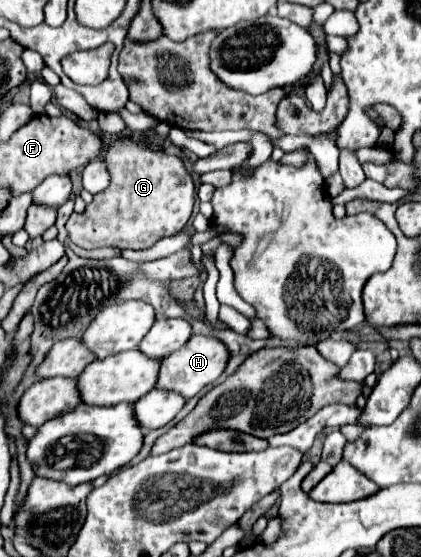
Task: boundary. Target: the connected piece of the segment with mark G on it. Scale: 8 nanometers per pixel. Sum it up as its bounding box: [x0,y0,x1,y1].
[66,136,194,250]

